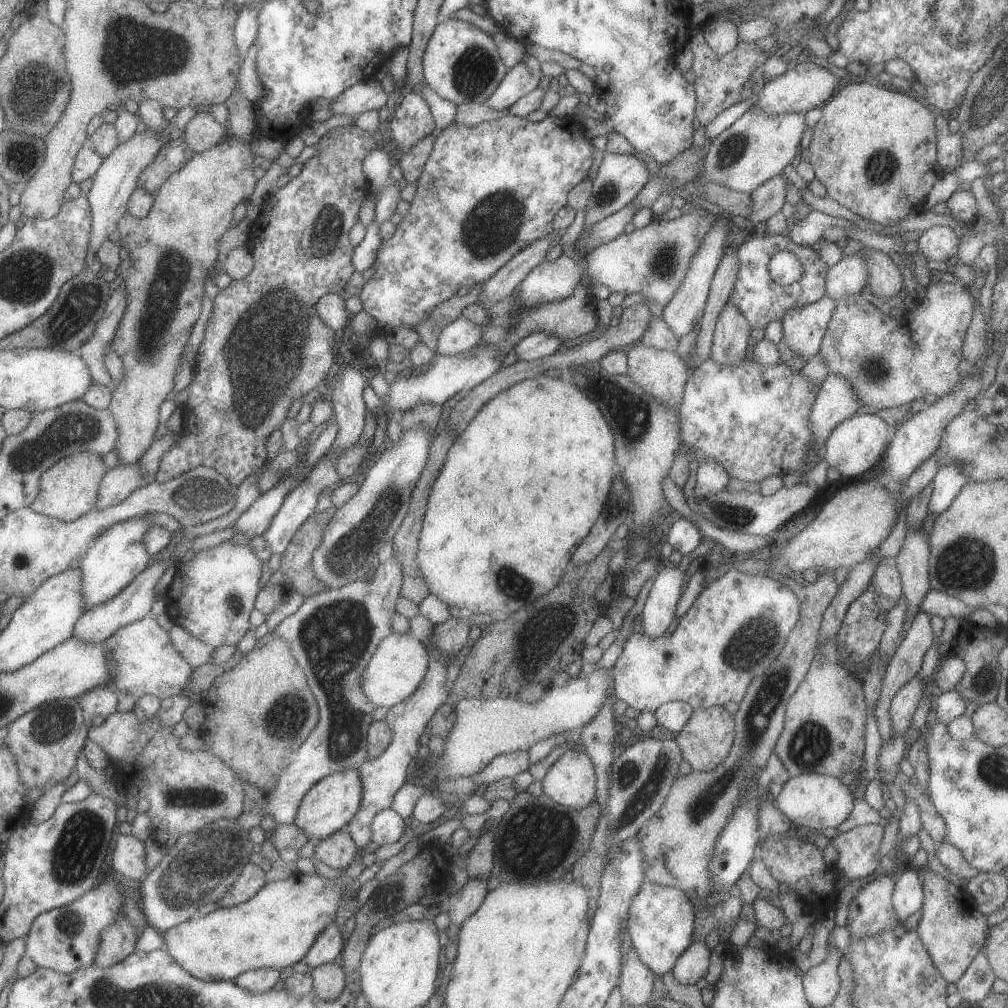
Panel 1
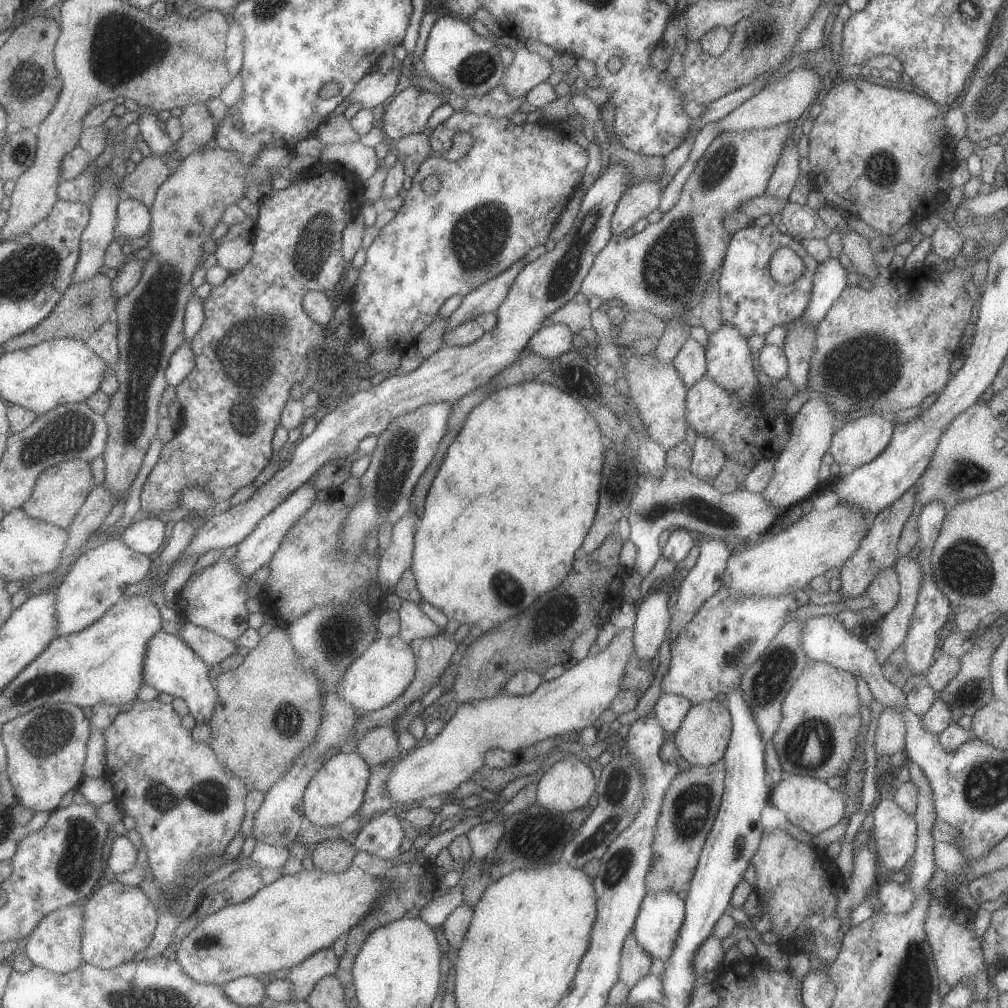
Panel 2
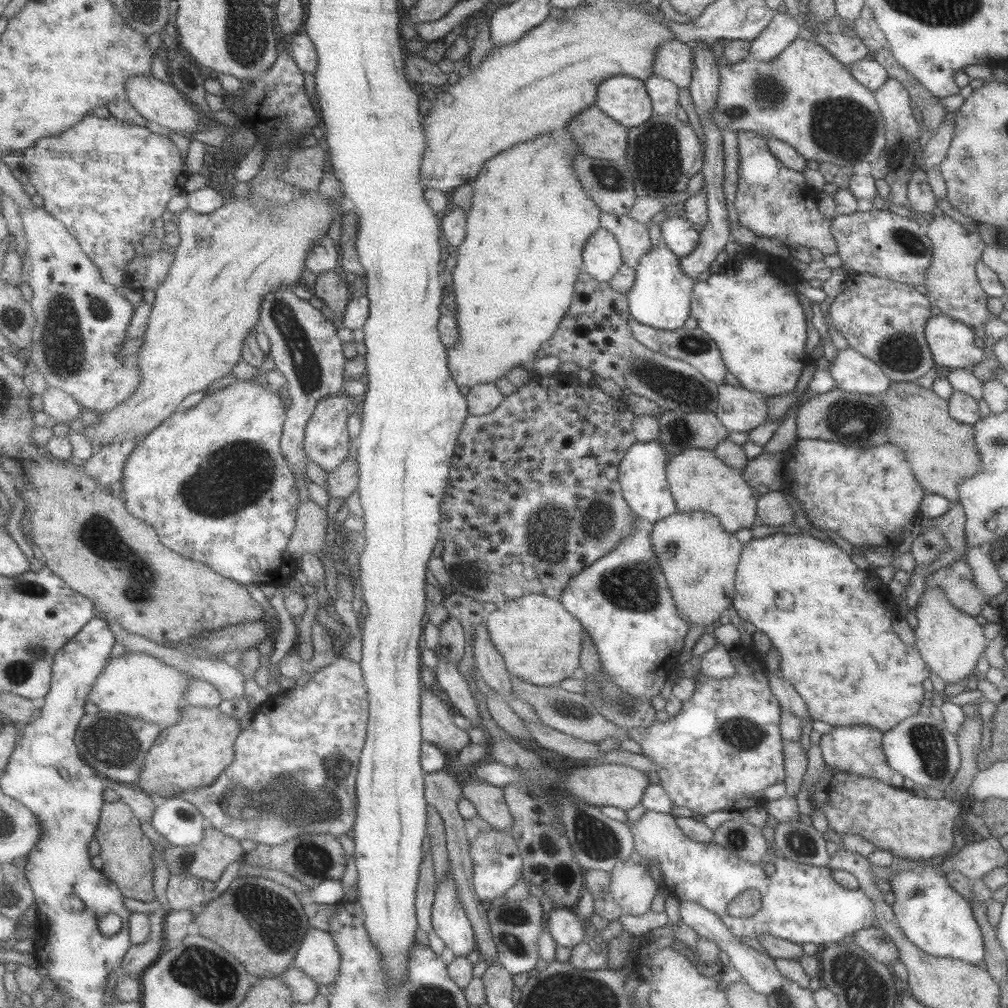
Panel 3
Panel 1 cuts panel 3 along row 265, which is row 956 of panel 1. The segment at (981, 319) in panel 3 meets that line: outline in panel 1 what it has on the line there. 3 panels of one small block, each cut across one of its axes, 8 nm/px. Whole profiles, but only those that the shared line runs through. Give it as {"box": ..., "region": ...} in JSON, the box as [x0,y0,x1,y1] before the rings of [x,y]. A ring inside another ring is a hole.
{"box":[917,868,987,984],"region":[[[929,868],[924,876],[923,890],[925,897],[917,928],[918,936],[944,980],[956,984],[987,940],[986,916],[980,912],[970,892],[955,886]]]}

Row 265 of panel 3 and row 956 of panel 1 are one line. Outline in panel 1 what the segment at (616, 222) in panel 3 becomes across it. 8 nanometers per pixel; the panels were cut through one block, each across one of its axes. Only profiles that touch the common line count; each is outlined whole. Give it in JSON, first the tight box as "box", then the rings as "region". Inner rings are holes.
{"box":[620,950,656,1007],"region":[[[630,950],[628,958],[622,961],[620,992],[630,1007],[642,1006],[650,1001],[654,992],[656,975],[640,962],[636,950]]]}

